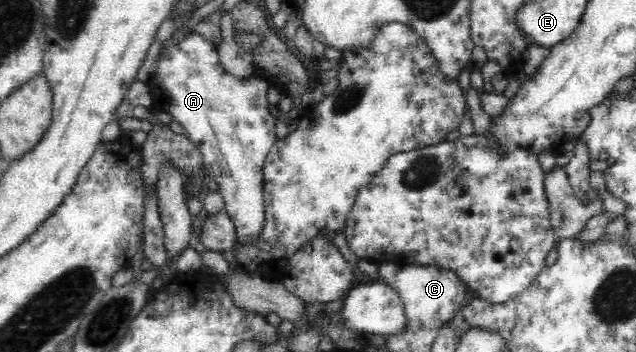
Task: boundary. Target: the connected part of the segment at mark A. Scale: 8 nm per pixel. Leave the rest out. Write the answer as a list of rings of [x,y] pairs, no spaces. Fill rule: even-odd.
[[[196,32],[178,45],[162,47],[158,68],[154,72],[154,85],[166,99],[168,113],[184,127],[186,137],[202,152],[206,175],[219,185],[218,192],[225,203],[224,212],[234,226],[235,247],[252,247],[265,223],[263,170],[268,153],[279,140],[276,136],[276,118],[272,116],[267,101],[269,84],[253,74],[236,77],[227,72],[221,64],[217,48]]]

